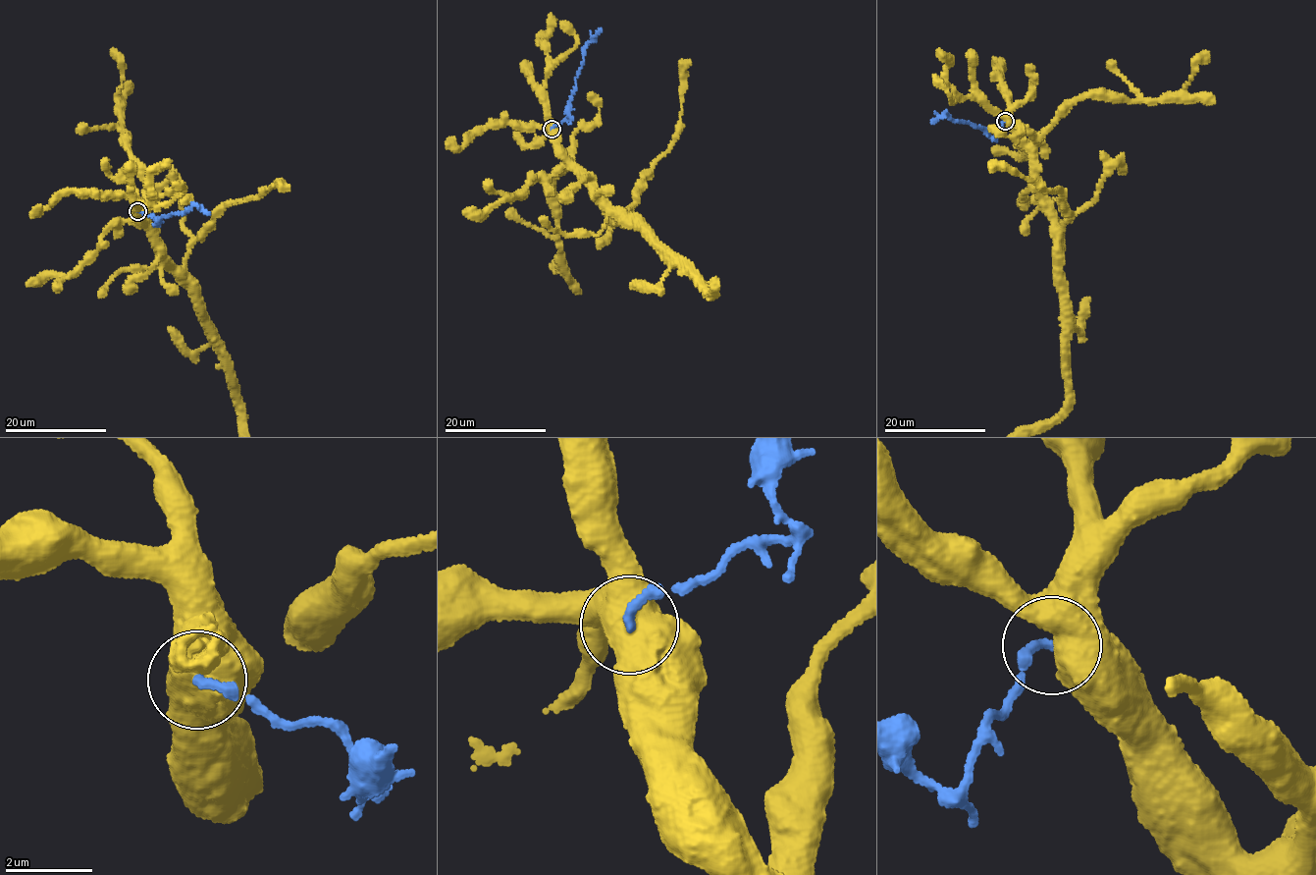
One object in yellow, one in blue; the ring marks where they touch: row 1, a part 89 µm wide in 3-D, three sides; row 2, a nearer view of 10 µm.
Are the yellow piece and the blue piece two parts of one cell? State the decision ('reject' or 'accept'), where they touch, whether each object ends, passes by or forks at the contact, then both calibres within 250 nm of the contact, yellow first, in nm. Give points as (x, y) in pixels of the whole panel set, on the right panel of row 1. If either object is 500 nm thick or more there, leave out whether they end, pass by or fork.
reject; at (1005, 121); 950 nm thick on the yellow side, 240 nm on the other

